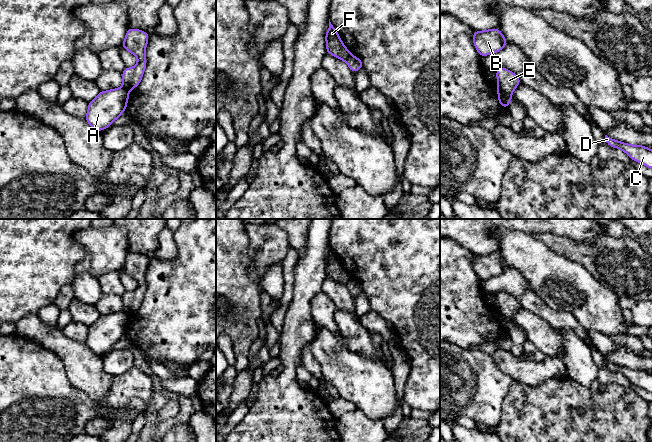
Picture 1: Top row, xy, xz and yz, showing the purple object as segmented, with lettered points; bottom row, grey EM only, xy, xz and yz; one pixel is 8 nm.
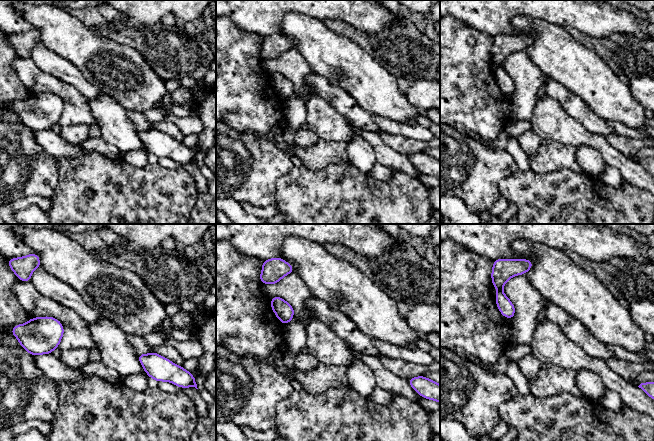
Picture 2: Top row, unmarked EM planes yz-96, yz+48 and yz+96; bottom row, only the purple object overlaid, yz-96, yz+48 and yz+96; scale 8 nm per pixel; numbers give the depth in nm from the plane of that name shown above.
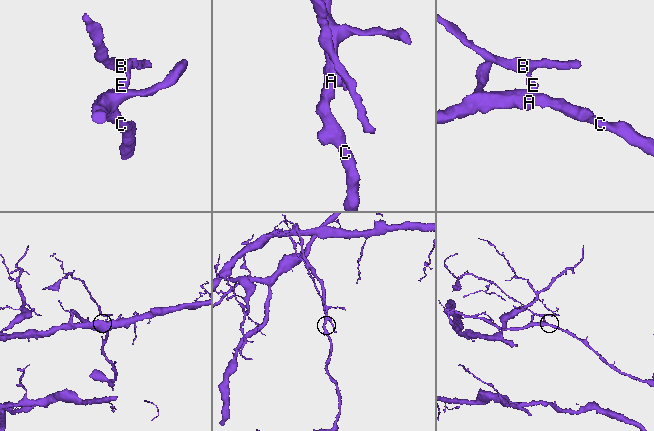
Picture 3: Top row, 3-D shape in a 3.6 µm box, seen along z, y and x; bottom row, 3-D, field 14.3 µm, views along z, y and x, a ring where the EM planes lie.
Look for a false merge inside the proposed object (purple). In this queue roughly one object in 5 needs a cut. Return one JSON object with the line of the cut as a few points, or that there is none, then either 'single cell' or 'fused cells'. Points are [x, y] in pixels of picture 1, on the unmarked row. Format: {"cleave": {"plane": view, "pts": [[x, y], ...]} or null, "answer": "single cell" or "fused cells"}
{"cleave": {"plane": "yz", "pts": [[498, 311], [510, 319]]}, "answer": "fused cells"}

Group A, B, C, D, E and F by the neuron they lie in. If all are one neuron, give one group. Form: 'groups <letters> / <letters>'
groups A C D F / B E

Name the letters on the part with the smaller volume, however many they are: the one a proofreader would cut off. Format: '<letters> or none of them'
B, E

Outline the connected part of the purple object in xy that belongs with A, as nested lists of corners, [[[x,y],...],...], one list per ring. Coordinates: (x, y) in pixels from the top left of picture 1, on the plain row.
[[[123,311],[100,315],[99,318],[88,327],[85,344],[99,356],[107,353],[126,335],[128,322],[129,316]]]

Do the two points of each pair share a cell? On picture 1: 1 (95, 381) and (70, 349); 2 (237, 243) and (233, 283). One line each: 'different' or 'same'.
1: same
2: same

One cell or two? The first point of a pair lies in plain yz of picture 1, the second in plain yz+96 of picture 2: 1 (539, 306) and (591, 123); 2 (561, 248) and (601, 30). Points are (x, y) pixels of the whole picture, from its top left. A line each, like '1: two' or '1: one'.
1: one
2: two

